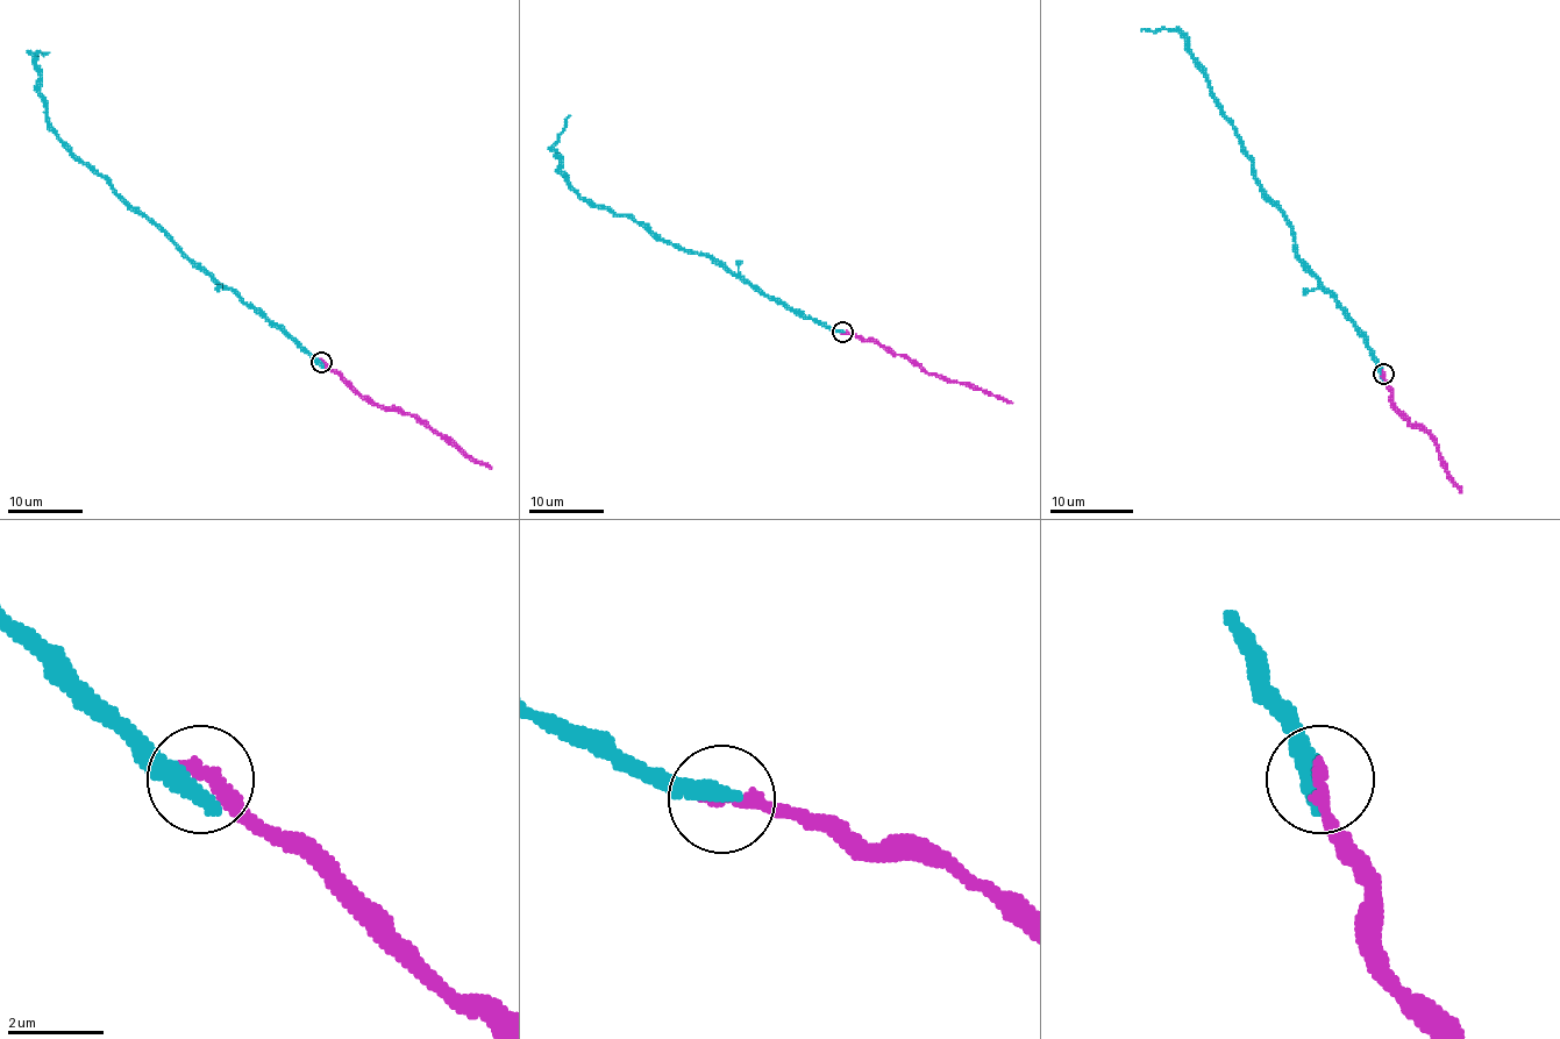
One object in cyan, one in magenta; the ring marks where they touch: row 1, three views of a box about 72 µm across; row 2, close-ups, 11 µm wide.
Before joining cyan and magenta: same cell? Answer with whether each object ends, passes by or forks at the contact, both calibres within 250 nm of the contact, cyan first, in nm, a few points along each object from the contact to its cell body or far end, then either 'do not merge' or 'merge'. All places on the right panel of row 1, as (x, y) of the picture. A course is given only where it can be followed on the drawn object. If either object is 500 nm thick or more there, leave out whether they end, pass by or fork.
cyan ends | magenta ends | 480/320 nm | cyan via (1382, 374), (1360, 331), (1300, 257), (1291, 225), (1260, 185), (1189, 43), (1176, 31), (1141, 29) | magenta via (1382, 374), (1390, 400), (1409, 421), (1419, 424), (1430, 434), (1461, 492) | merge

